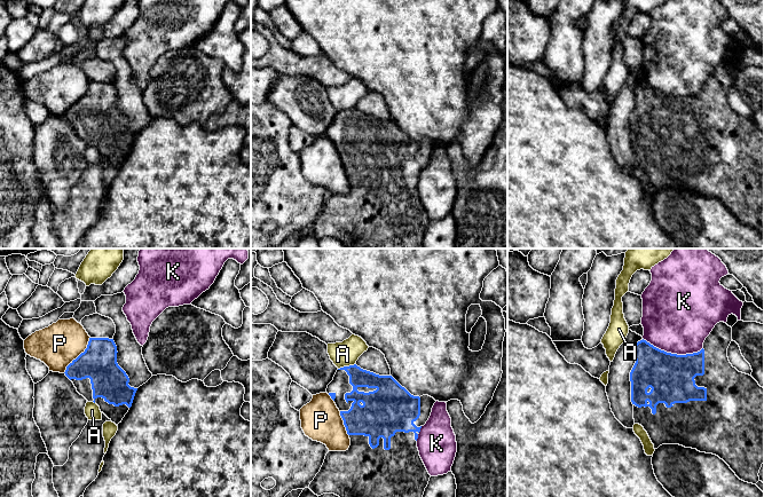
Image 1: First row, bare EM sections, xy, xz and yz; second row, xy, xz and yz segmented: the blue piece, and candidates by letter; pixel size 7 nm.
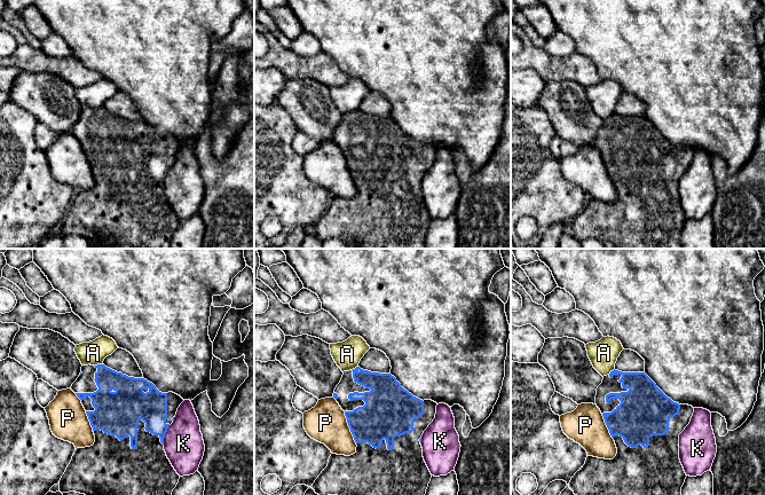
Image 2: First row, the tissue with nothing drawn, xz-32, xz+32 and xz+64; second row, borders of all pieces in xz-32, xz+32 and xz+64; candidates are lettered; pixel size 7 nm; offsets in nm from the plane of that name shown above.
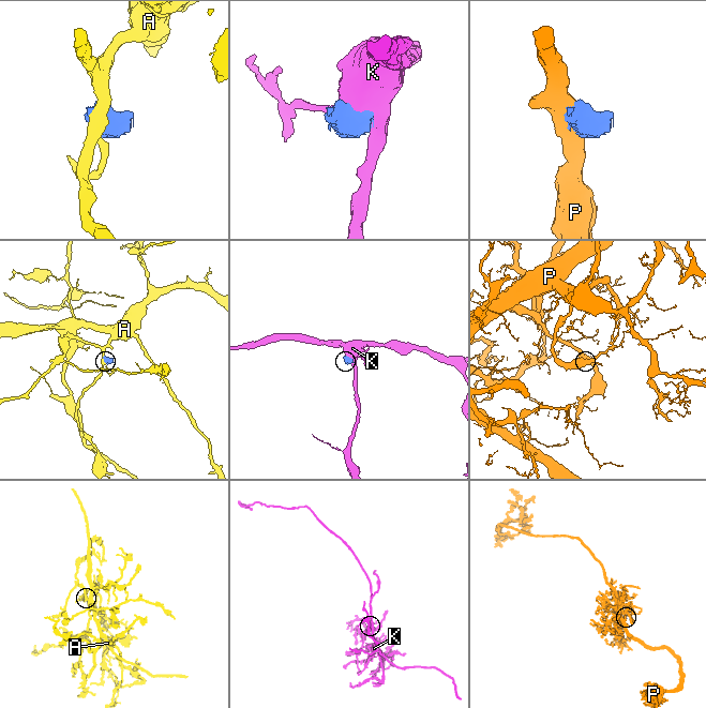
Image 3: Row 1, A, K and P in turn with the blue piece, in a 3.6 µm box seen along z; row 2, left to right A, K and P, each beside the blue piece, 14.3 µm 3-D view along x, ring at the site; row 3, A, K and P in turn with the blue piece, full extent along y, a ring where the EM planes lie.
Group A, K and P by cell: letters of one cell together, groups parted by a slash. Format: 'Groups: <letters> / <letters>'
Groups: A / K / P

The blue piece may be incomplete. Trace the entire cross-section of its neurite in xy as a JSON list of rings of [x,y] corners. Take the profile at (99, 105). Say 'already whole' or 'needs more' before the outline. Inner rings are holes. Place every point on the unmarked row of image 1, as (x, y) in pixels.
needs more; [[[89,81],[87,92],[65,113],[77,135],[88,145],[94,145],[112,166],[118,168],[132,150],[137,132],[128,128],[129,121],[117,106],[117,89],[113,82]]]

